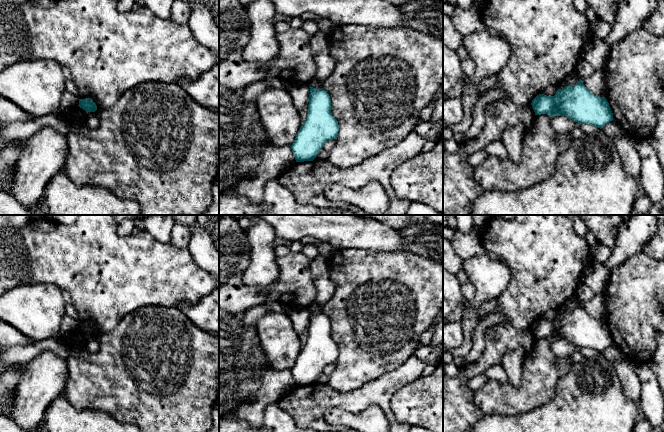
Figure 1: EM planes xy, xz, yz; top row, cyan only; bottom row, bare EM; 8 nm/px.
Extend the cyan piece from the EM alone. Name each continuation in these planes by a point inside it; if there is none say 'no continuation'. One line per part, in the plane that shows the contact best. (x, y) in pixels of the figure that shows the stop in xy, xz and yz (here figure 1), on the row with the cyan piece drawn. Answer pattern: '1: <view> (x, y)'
no continuation

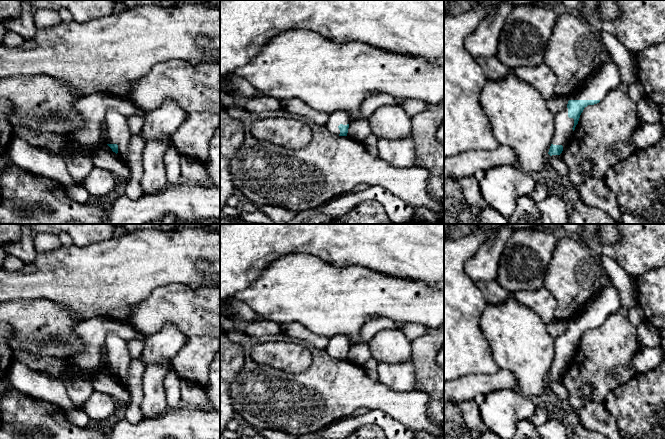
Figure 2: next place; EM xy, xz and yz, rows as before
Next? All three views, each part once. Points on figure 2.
1: yz (607, 77)

